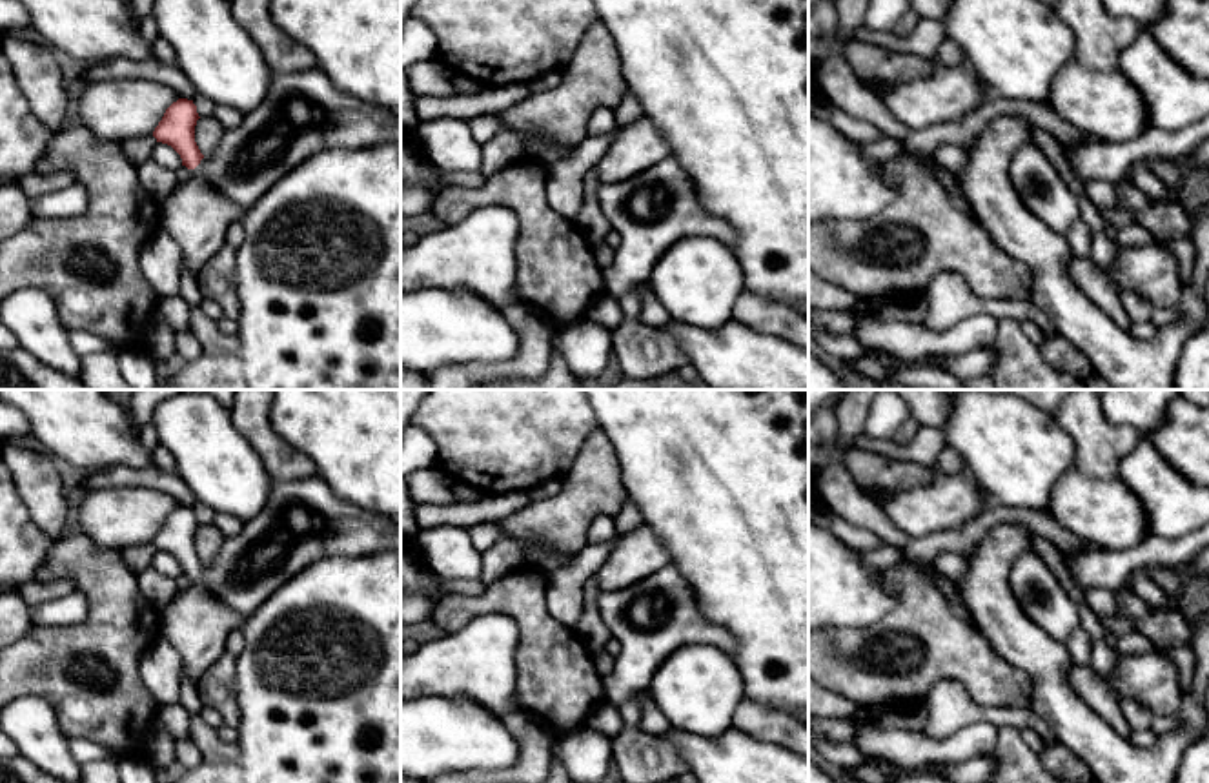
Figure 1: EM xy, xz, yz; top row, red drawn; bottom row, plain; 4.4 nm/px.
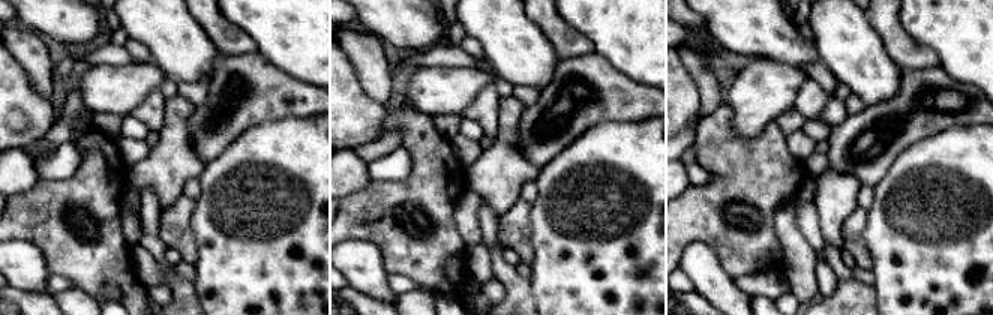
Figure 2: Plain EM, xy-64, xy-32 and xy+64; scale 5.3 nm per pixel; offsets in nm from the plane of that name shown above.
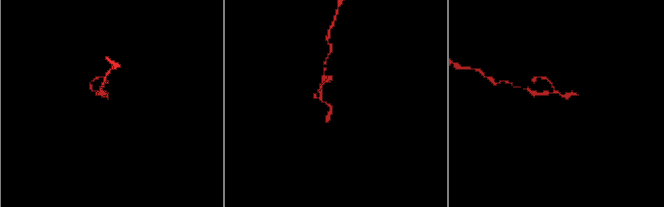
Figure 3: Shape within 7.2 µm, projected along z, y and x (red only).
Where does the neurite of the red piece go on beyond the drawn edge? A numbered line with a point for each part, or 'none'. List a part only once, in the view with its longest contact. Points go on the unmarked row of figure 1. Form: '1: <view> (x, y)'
1: xy (303, 521)

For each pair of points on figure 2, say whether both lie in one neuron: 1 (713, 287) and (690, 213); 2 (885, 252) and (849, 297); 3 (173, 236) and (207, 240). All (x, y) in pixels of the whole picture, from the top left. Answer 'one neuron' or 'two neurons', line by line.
1: two neurons
2: two neurons
3: two neurons

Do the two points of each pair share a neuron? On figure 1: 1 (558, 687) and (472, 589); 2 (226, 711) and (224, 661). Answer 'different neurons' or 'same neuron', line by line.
1: different neurons
2: same neuron

